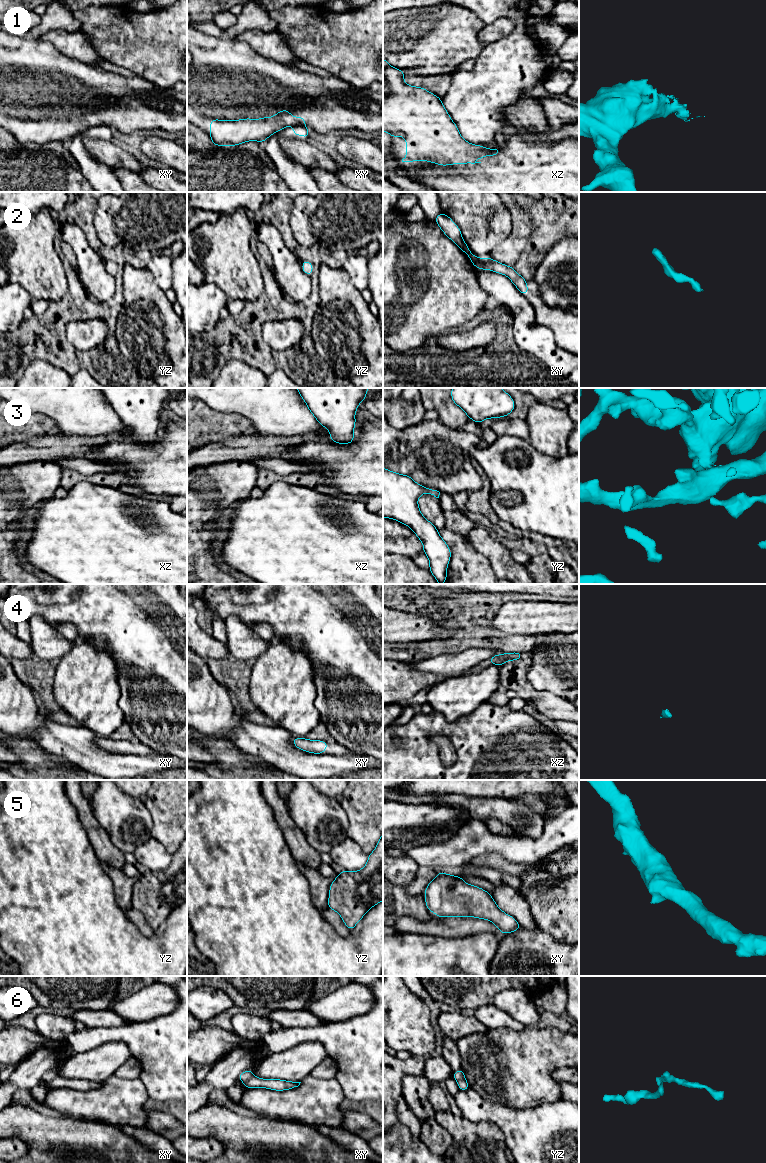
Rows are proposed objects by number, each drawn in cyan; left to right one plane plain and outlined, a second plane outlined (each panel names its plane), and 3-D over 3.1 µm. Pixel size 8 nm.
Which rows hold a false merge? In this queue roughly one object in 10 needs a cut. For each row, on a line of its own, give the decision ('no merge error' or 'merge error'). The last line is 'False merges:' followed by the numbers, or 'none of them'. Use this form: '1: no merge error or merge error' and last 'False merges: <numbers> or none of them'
1: merge error
2: no merge error
3: no merge error
4: no merge error
5: no merge error
6: no merge error
False merges: 1

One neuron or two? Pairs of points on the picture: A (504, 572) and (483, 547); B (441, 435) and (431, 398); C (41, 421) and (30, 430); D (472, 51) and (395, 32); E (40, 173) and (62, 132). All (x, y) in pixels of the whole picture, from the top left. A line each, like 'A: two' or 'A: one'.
A: one
B: two
C: one
D: one
E: two

